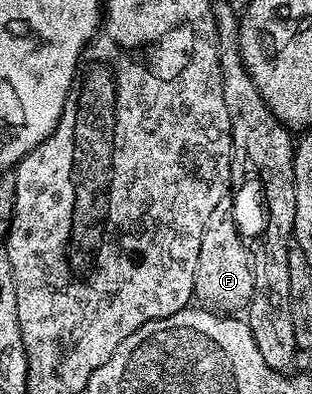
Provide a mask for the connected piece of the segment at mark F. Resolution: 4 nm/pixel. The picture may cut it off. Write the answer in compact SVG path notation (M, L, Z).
M226 198L215 206L215 210L211 210L211 218L207 218L207 226L203 226L203 242L199 242L193 287L196 303L218 314L240 313L248 309L252 300L252 276L249 249L236 229L235 218L232 217L232 199Z

